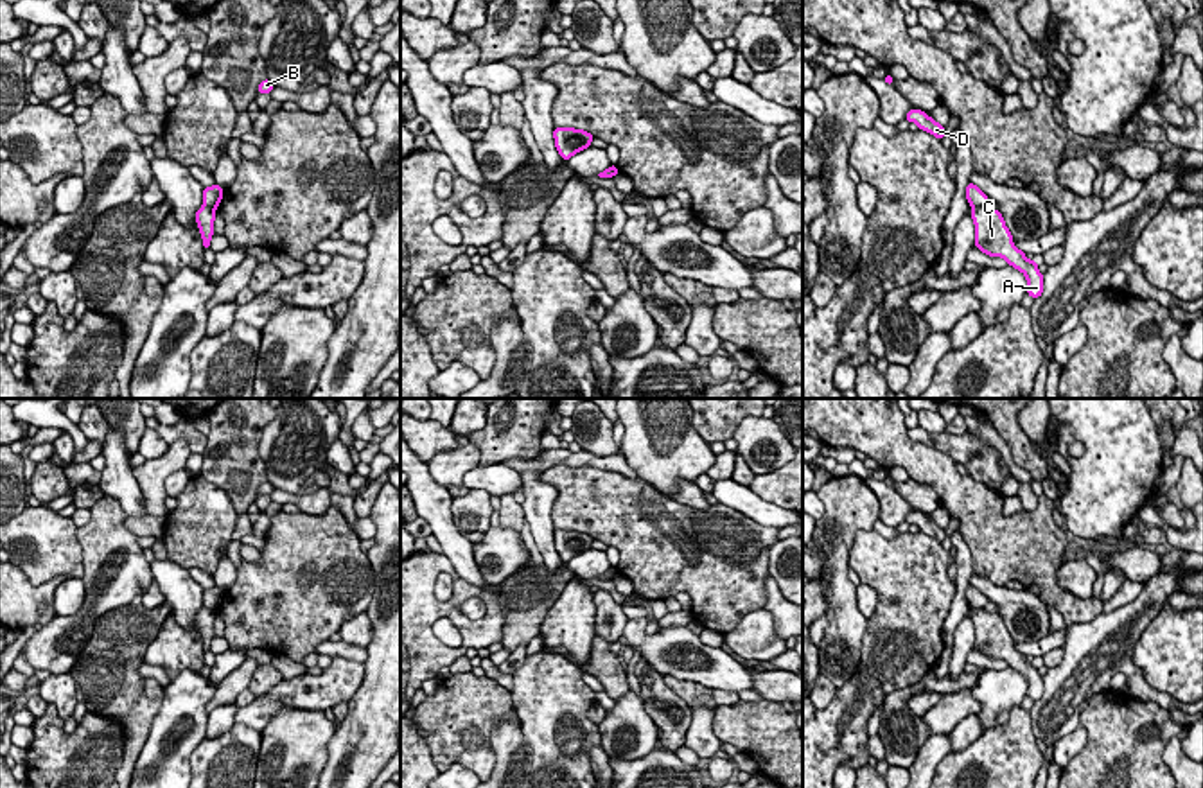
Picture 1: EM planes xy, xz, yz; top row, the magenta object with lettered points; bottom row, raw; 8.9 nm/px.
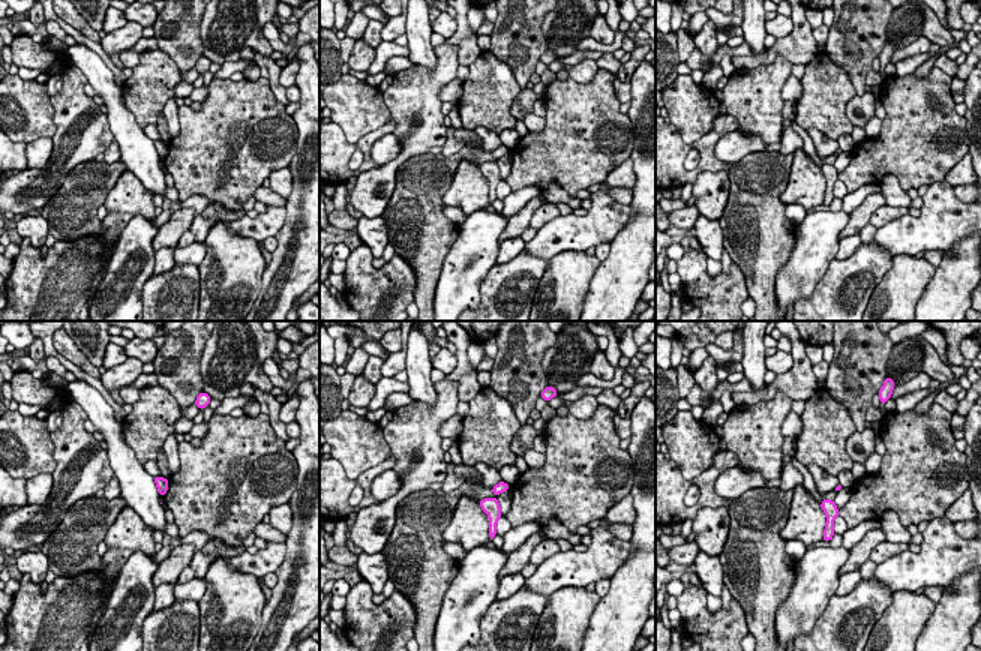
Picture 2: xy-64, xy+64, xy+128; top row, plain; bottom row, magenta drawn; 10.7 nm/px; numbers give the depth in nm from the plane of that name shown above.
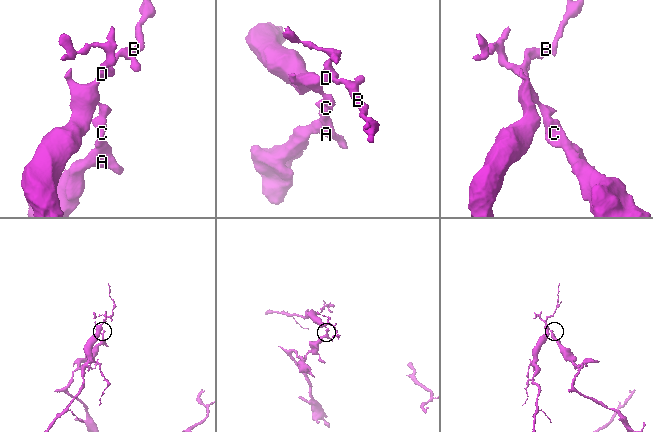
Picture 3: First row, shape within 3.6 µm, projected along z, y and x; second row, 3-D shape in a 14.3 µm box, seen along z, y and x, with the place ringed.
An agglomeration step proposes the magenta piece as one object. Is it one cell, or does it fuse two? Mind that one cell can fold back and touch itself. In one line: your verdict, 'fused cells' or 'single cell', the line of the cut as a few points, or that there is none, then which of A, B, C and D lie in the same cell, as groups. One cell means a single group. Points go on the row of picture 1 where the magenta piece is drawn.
fused cells; cut yz (972, 205), (983, 207); groups A C / B D

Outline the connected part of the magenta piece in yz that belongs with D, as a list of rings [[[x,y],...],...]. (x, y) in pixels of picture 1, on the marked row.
[[[910,109],[905,117],[909,122],[916,122],[919,129],[937,136],[939,140],[944,138],[946,131],[941,124],[937,124],[934,118],[930,118],[925,111],[921,109]]]

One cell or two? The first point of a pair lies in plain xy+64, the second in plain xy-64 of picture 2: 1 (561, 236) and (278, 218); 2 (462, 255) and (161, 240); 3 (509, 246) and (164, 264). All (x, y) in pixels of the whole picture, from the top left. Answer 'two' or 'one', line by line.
1: one
2: two
3: one

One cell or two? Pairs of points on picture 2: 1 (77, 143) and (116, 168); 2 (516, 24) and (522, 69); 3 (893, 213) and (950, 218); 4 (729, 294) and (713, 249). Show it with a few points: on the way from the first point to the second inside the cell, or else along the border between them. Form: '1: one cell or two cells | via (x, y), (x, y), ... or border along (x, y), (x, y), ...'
1: two cells | border along (95, 158), (78, 162), (65, 179)
2: one cell | via (519, 35), (522, 59)
3: two cells | border along (908, 212), (878, 228)
4: two cells | border along (701, 249), (708, 257)

